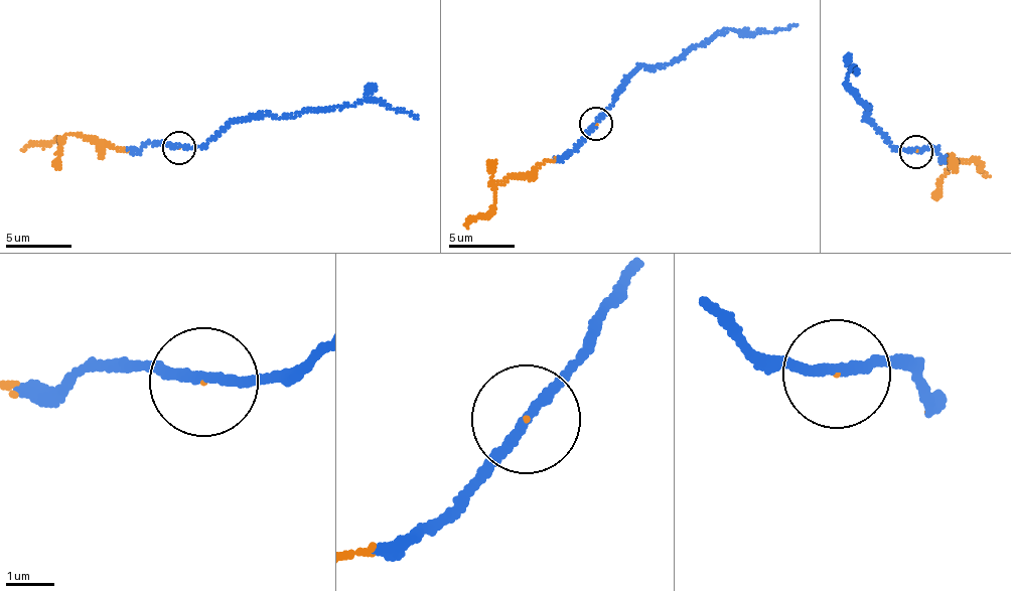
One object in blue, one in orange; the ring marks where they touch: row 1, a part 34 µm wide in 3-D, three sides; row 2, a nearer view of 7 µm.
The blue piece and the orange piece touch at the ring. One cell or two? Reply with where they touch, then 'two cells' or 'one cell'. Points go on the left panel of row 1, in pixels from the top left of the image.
place (178, 148); one cell

